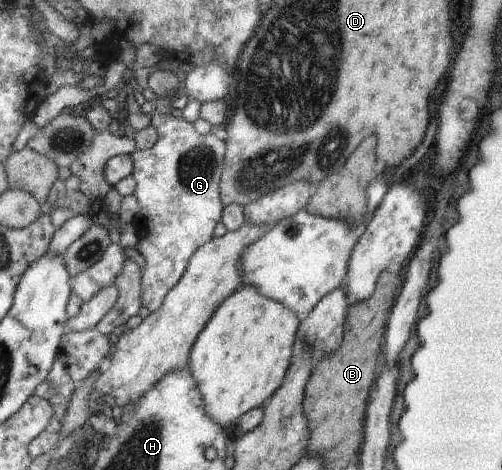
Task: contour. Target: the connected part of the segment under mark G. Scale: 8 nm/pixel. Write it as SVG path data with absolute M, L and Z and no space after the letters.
M153 113L150 125L157 130L158 140L151 148L130 154L133 161L132 176L137 182L134 195L140 206L131 224L138 232L136 246L139 254L145 258L145 266L140 267L144 313L159 310L166 294L181 280L192 254L213 238L213 229L221 220L224 209L220 199L220 178L226 153L225 141L216 137L214 131L202 135L195 131L193 123L183 118Z

